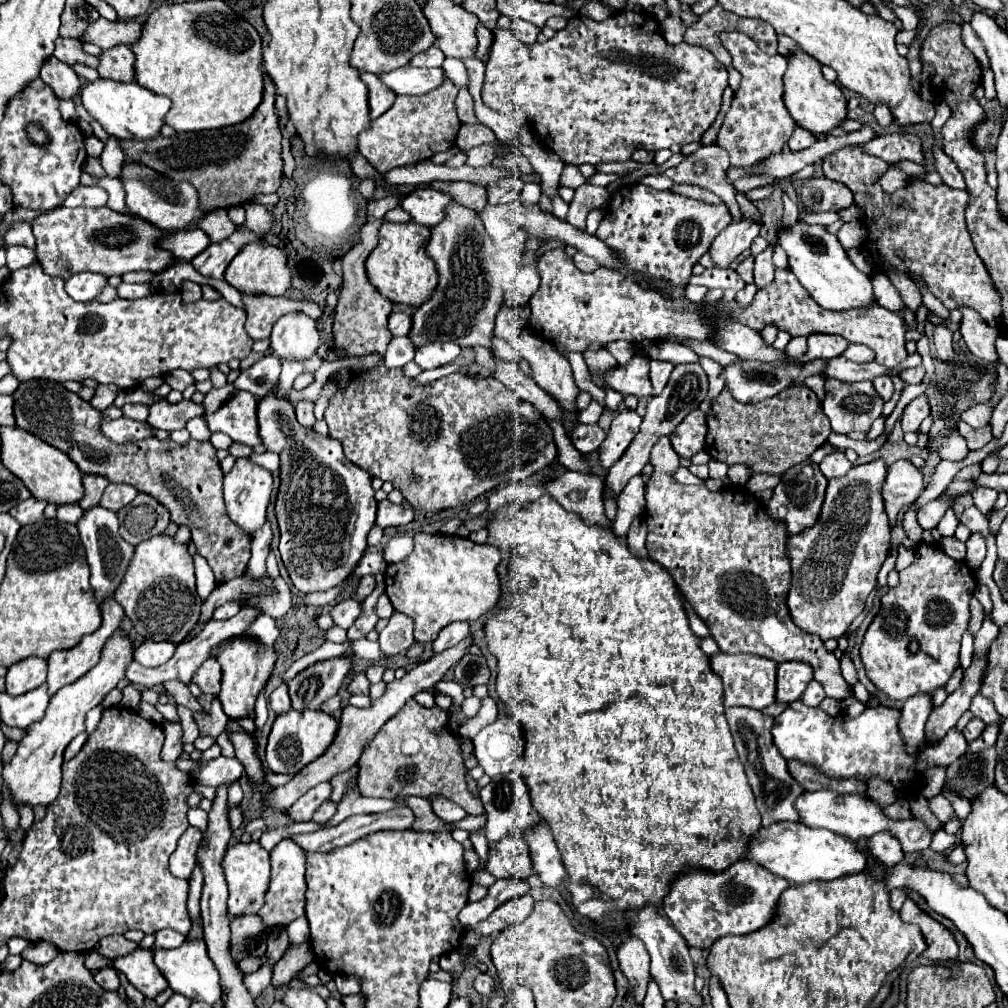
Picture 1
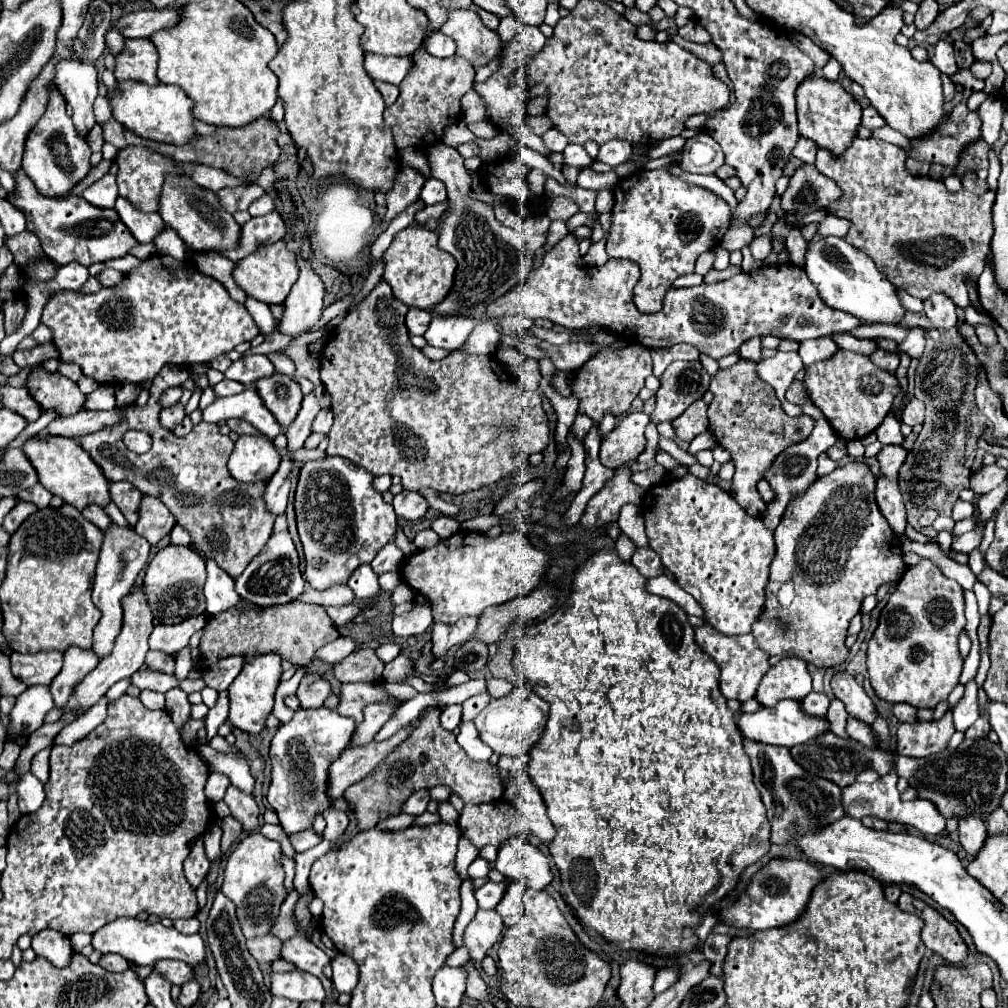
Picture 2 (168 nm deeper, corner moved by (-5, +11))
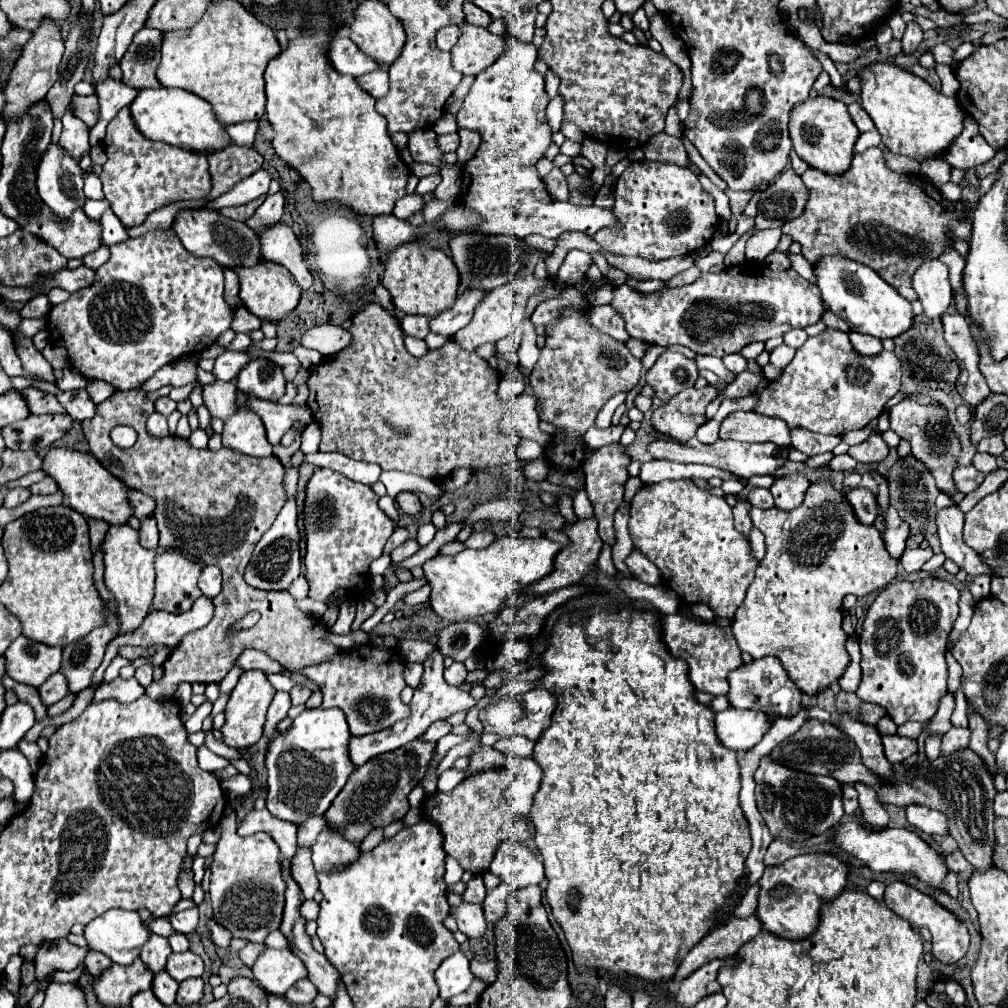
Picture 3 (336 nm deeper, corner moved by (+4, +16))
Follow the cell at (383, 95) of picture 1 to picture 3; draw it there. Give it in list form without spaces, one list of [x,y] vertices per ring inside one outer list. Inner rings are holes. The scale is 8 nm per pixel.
[[[379,68],[375,72],[367,72],[367,74],[363,74],[363,76],[355,78],[355,80],[373,98],[381,98],[389,90],[389,76],[387,76],[387,70],[385,68]]]

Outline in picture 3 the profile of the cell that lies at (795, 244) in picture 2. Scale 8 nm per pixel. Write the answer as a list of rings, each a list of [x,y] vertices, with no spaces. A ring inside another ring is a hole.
[[[795,254],[795,256],[789,256],[791,258],[791,262],[793,262],[793,270],[799,274],[799,276],[803,276],[805,280],[809,280],[809,282],[813,282],[815,284],[815,274],[813,274],[813,266],[801,256],[801,254]]]

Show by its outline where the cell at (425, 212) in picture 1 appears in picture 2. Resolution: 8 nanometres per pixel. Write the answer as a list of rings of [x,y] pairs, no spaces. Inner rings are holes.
[[[428,179],[420,191],[420,201],[424,201],[426,205],[436,205],[446,201],[446,189],[444,183],[438,179]]]

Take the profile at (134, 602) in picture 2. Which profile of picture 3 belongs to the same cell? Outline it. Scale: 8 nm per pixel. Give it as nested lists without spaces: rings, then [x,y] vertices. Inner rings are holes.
[[[111,526],[105,534],[105,542],[101,548],[105,562],[105,584],[113,592],[119,606],[119,618],[121,618],[119,632],[131,632],[143,622],[153,600],[155,552],[139,548],[139,532],[133,530],[131,526]]]

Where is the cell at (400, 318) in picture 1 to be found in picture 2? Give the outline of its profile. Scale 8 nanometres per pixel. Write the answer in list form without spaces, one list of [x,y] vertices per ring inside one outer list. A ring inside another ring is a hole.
[[[408,309],[406,313],[406,327],[412,335],[422,335],[428,329],[430,323],[430,313],[422,309]]]

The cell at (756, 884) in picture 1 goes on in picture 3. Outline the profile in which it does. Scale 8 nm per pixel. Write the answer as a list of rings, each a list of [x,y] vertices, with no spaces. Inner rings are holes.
[[[829,852],[799,854],[779,866],[765,868],[761,878],[757,916],[763,928],[785,940],[803,940],[819,926],[821,906],[847,888],[847,866]]]

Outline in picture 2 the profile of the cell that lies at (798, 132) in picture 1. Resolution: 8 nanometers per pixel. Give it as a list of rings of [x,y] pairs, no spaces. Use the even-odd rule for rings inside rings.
[[[798,137],[798,143],[794,147],[794,157],[802,159],[804,163],[814,163],[816,159],[816,151],[818,151],[818,145],[814,141],[810,141],[808,137]]]

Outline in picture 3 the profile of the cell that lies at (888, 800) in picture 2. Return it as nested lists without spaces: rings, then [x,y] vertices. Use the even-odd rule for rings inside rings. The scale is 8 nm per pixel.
[[[907,806],[907,820],[917,830],[929,836],[947,836],[949,834],[949,818],[937,810],[923,808],[923,806]]]

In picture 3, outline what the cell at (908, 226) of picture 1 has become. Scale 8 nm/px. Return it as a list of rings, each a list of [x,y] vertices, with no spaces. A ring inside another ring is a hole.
[[[879,148],[855,154],[849,172],[843,176],[833,178],[809,168],[801,178],[809,190],[809,200],[803,214],[783,226],[783,234],[789,234],[793,242],[801,244],[803,258],[811,266],[823,256],[845,256],[861,262],[909,302],[917,300],[911,286],[915,266],[919,266],[923,258],[939,258],[945,248],[953,246],[945,232],[953,230],[963,240],[971,236],[969,204],[953,202],[951,206],[959,212],[947,212],[949,208],[939,196],[933,196],[937,190],[927,180],[889,170]]]

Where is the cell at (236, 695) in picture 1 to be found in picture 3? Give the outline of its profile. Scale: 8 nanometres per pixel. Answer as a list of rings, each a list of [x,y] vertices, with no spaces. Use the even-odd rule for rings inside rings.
[[[259,670],[243,672],[243,676],[239,678],[237,686],[233,688],[227,708],[225,708],[225,724],[221,728],[223,744],[237,748],[237,750],[245,750],[245,748],[253,746],[261,738],[265,714],[267,714],[267,708],[269,708],[273,696],[275,696],[275,688],[271,688],[271,684],[263,672],[259,672]]]

